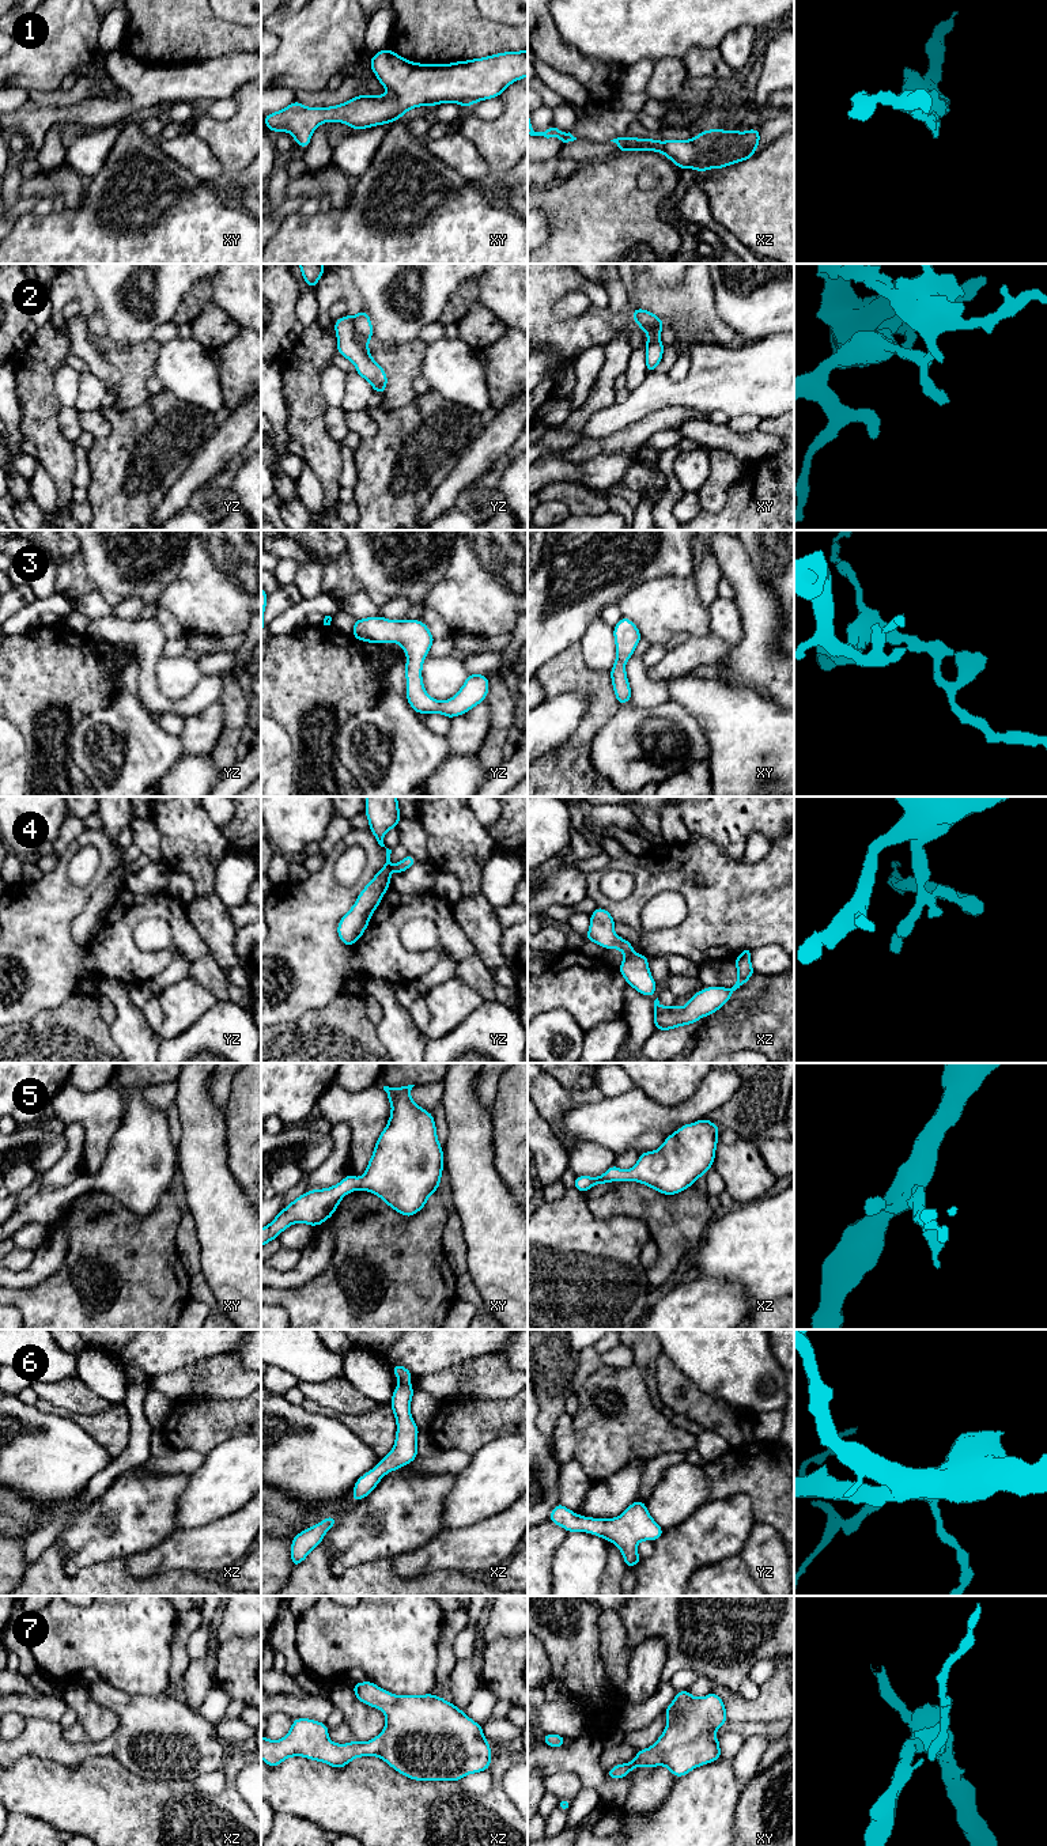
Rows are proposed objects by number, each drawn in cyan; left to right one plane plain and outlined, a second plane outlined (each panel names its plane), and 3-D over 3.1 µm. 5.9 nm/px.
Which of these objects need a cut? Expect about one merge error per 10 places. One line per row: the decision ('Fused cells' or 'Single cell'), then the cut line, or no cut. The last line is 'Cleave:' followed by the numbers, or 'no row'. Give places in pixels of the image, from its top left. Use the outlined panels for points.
1: Single cell. No split
2: Fused cells. Split along yz (352, 317), (352, 332), (366, 344)
3: Single cell. No split
4: Single cell. No split
5: Single cell. No split
6: Single cell. No split
7: Single cell. No split
Cleave: 2

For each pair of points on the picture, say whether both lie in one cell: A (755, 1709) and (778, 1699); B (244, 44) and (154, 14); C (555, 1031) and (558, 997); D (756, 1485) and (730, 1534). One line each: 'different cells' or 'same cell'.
A: same cell
B: same cell
C: different cells
D: different cells

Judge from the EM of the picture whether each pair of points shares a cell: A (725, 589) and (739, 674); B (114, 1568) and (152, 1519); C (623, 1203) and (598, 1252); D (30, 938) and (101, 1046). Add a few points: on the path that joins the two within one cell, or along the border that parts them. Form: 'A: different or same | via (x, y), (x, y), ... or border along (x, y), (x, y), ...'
A: different | border along (724, 577), (733, 590), (733, 598)
B: different | border along (124, 1558), (104, 1559), (90, 1566)
C: different | border along (586, 1205), (596, 1218), (631, 1215), (647, 1225)
D: different | border along (71, 994), (57, 1006), (41, 1012)

